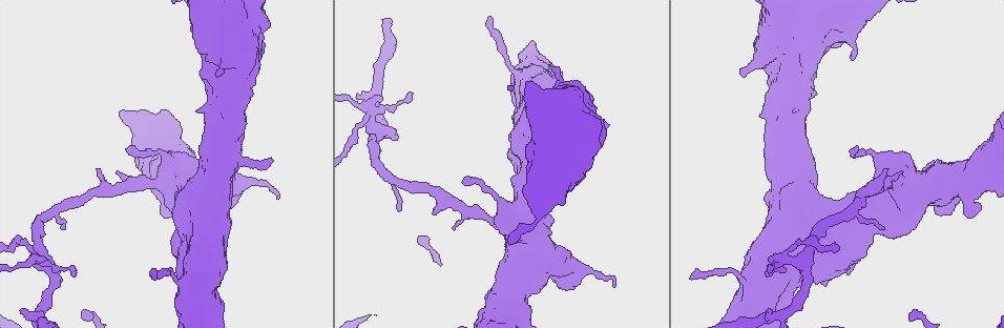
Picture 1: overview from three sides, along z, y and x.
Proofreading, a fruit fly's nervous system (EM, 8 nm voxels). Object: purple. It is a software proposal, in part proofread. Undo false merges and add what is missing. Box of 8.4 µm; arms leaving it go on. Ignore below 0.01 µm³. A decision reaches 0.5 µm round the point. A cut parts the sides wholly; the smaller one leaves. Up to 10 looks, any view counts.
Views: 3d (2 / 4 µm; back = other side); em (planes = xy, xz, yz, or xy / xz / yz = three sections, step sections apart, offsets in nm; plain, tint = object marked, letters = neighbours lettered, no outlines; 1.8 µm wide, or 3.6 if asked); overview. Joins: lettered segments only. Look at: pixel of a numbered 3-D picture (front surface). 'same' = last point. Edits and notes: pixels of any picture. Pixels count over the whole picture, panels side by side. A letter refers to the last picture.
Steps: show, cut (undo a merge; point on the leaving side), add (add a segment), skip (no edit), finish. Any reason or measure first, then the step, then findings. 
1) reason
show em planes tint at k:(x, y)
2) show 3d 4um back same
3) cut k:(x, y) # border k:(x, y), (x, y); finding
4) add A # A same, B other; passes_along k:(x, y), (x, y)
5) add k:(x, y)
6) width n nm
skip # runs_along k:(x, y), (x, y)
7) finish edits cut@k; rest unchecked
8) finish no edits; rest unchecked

free end
show em planes letters at 1:(271, 157)

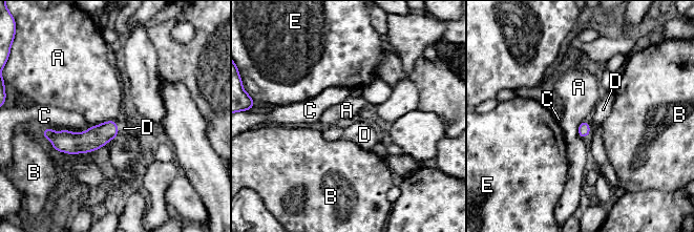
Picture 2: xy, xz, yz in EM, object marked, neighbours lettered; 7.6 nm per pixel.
add D # A other, B other, C other, D same, E other; passes_along 2:(584, 129), (589, 127), (603, 109); the cell continues

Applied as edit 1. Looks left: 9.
show em 3.6um planes letters at 1:(912, 202)

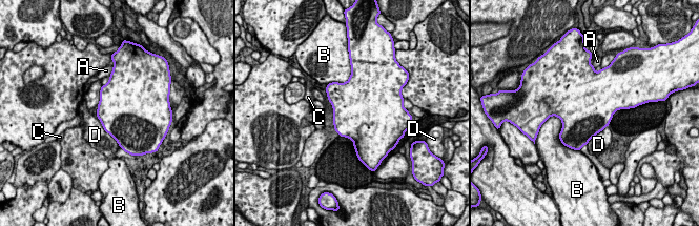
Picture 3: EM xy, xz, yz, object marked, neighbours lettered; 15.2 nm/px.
longest_contact D 600 nm
skip # A other, B other, C other, D other; continuous, no second cell

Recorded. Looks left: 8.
thin end
show em yz step 16 letters at 1:(277, 198)

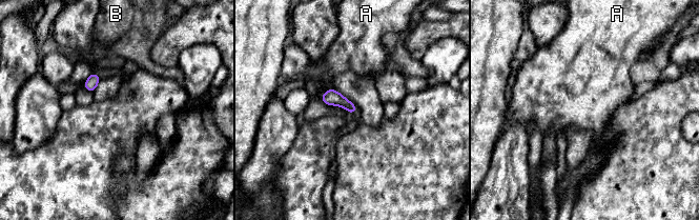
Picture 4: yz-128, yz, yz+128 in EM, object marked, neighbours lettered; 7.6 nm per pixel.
show em planes letters same

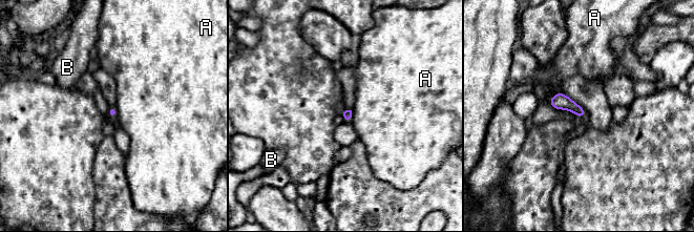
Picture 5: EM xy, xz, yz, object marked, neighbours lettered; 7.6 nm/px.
skip # A other, B other; border 5:(562, 92), (556, 92), (549, 103); no lettered segment goes on from it

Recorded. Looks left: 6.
show em yz step 4 tint at 1:(777, 263)

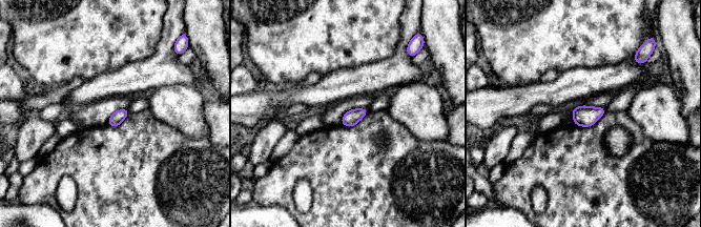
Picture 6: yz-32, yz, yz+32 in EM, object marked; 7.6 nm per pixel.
show em planes letters same

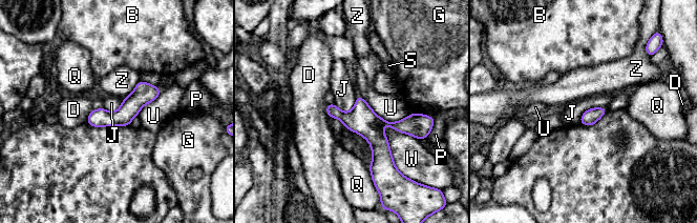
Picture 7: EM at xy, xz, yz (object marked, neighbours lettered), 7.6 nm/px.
width 120 nm
skip # B other, D other, G other, J other, P other, Q other, S other, U other, W other, Z other; one cell here

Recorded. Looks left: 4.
finish edits add@2; rest unchecked

